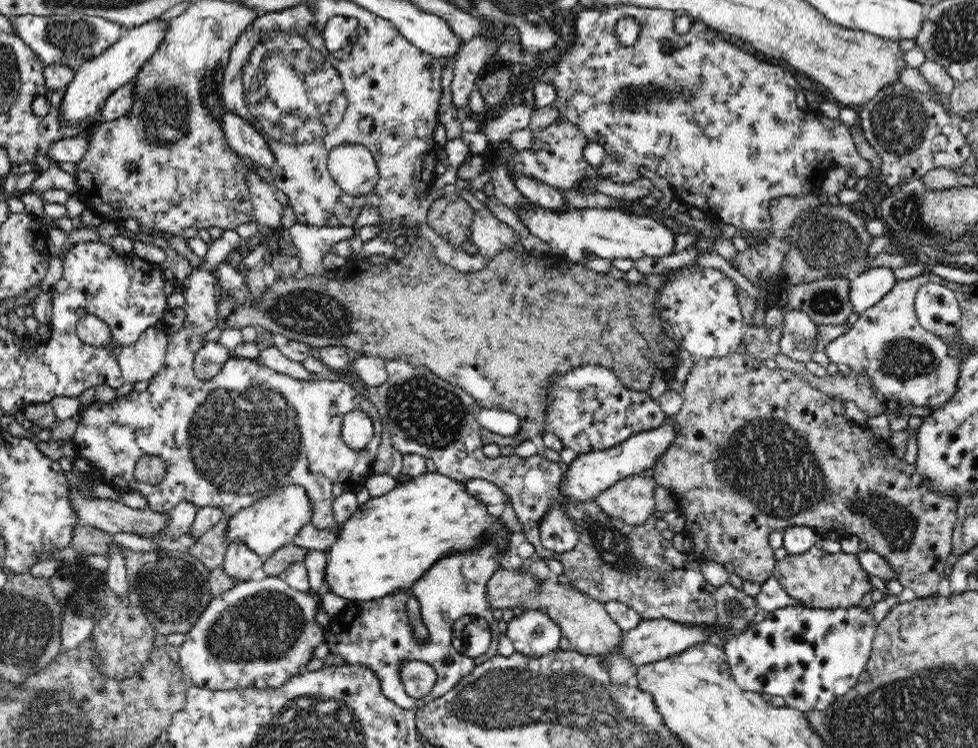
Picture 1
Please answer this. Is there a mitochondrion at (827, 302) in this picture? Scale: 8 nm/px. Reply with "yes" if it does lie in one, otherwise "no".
yes

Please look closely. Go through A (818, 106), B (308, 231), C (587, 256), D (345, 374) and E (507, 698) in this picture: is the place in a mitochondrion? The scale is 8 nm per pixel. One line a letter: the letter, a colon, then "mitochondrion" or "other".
A: other
B: other
C: other
D: other
E: mitochondrion

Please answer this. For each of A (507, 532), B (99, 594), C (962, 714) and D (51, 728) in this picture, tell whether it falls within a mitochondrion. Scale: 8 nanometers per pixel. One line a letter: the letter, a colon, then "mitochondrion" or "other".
A: other
B: other
C: mitochondrion
D: mitochondrion

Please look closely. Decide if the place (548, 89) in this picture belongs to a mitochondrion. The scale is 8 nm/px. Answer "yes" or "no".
no

